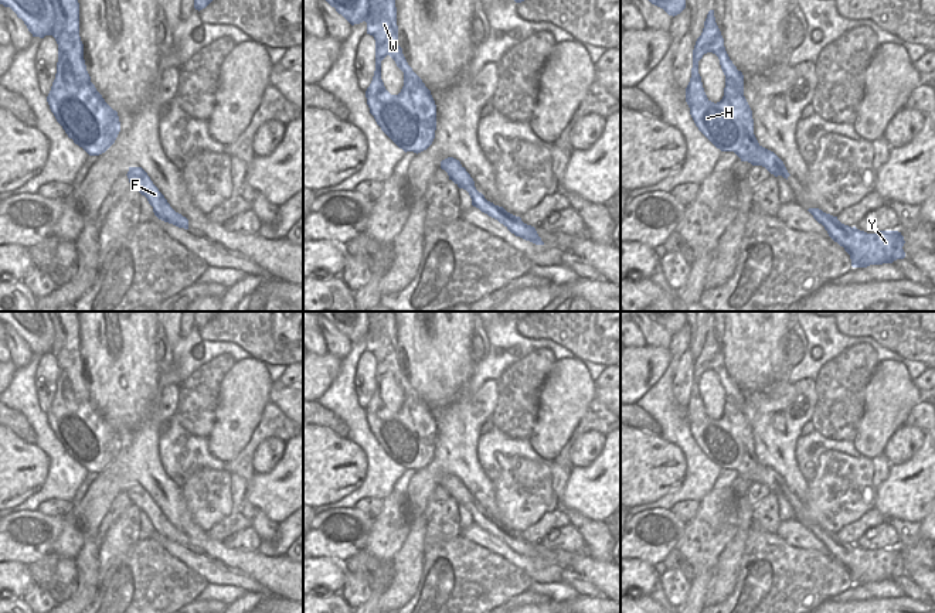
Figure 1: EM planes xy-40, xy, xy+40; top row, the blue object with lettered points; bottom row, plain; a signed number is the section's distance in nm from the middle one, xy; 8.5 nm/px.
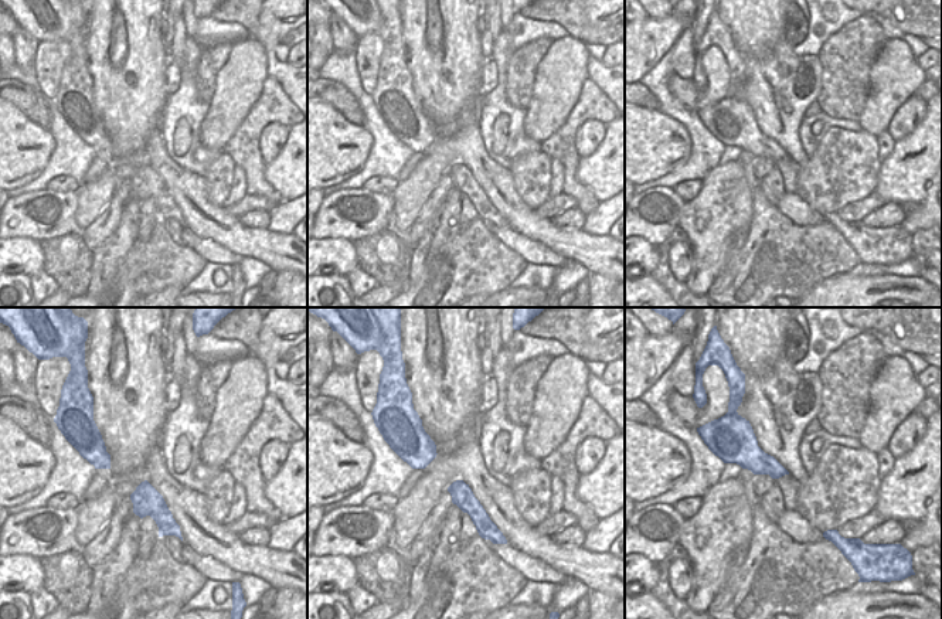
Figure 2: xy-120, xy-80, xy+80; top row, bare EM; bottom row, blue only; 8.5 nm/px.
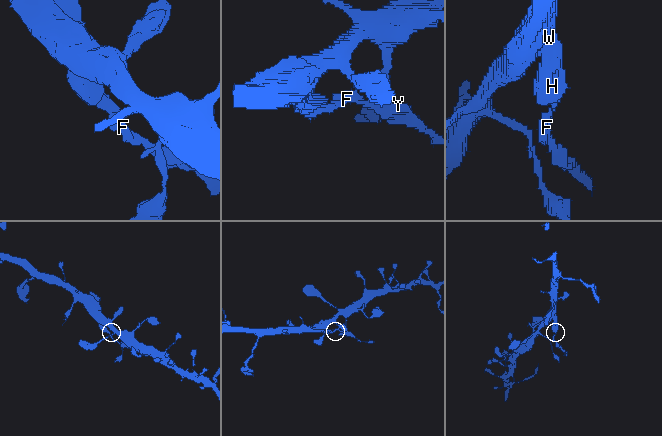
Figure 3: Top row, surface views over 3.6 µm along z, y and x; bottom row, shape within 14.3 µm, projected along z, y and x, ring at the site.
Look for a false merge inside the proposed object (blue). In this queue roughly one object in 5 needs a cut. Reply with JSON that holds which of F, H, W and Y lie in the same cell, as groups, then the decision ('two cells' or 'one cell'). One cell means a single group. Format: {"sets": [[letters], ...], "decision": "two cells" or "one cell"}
{"sets": [["F", "Y"], ["H", "W"]], "decision": "two cells"}

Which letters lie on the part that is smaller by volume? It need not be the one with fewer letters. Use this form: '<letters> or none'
F, Y

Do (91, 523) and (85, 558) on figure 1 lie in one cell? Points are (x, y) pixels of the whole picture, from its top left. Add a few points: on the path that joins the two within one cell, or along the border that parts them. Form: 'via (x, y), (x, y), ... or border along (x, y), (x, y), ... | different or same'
border along (97, 531), (84, 542) | different

